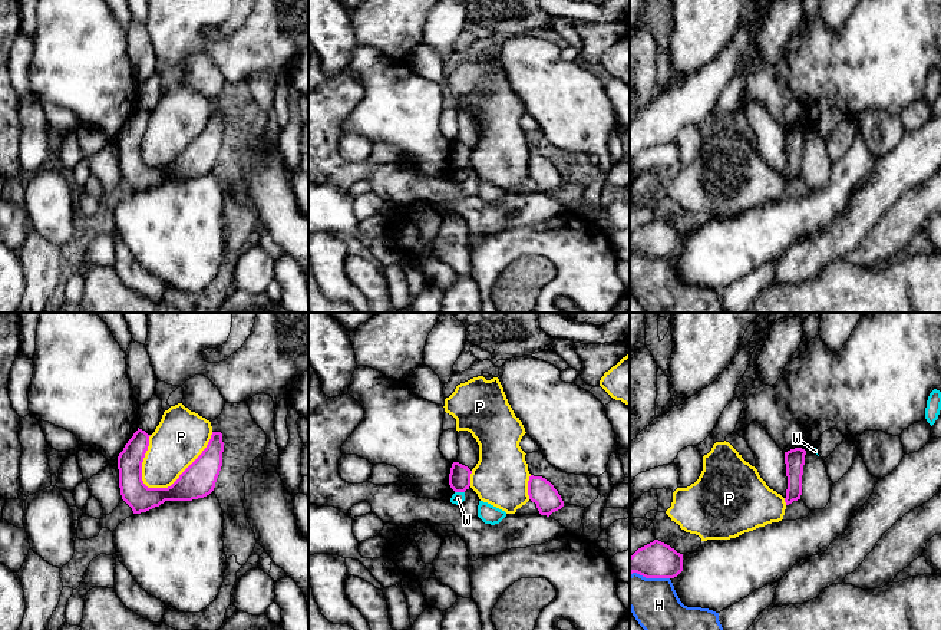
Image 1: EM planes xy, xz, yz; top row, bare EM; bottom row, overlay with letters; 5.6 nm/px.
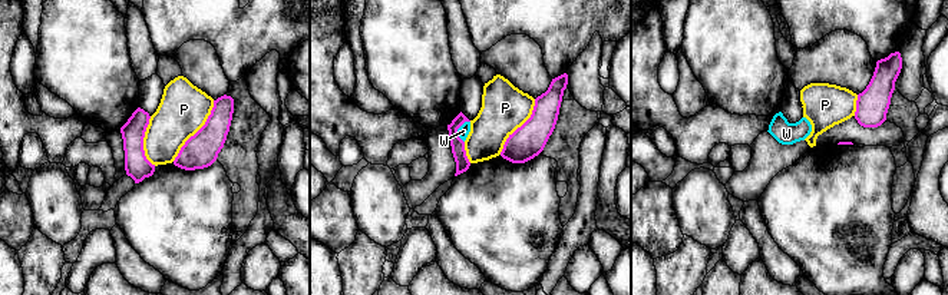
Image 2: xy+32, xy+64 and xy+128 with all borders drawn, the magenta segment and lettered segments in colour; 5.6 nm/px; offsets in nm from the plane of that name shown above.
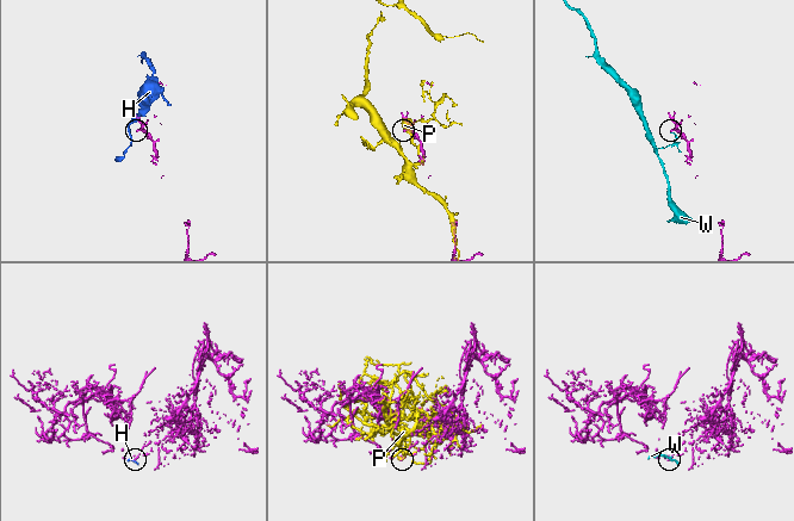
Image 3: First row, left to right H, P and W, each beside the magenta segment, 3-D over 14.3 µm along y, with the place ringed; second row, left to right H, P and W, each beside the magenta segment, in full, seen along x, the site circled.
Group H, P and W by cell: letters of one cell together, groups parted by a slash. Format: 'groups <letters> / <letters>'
groups H / P / W

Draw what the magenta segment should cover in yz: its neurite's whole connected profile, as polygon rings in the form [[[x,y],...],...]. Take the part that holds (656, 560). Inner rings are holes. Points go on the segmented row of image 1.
[[[654,540],[630,557],[630,575],[637,573],[646,578],[674,578],[683,571],[683,554]]]

